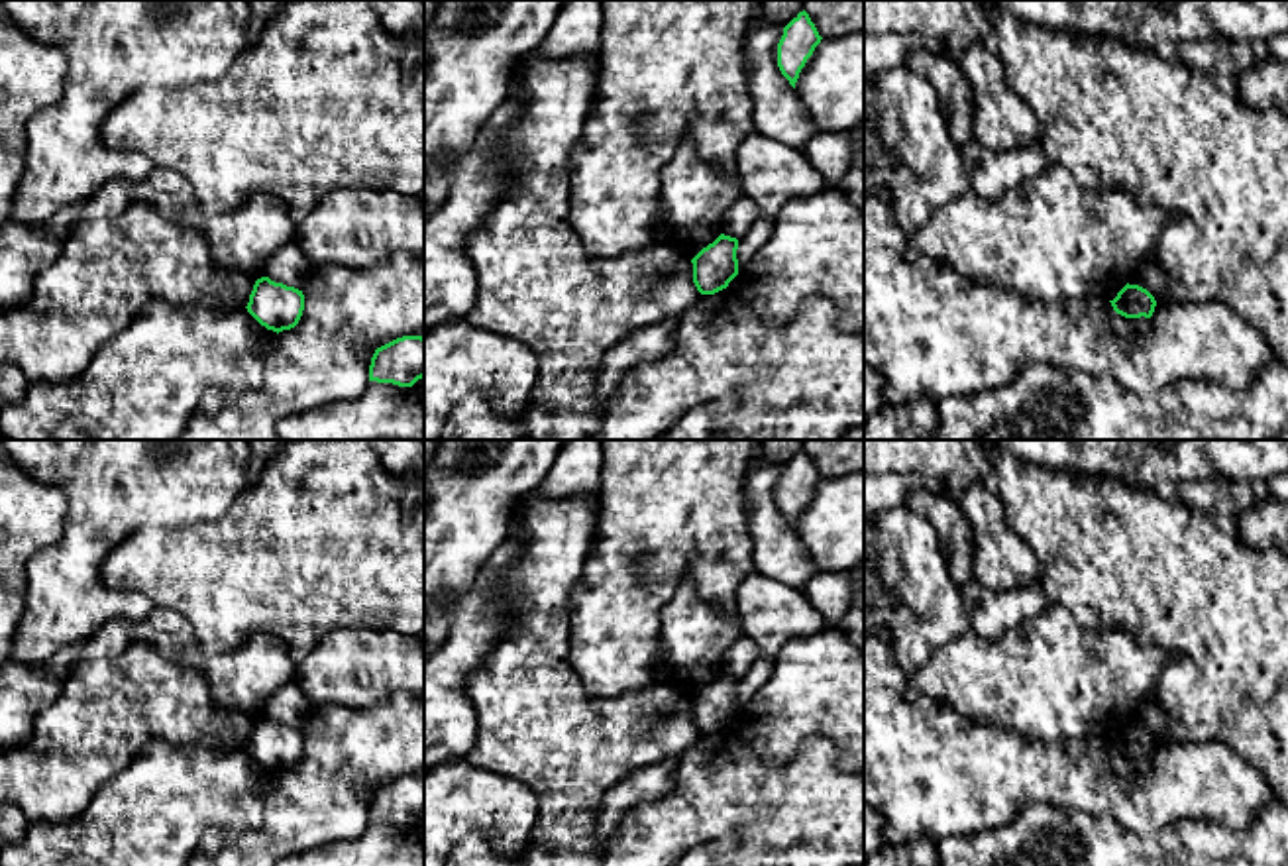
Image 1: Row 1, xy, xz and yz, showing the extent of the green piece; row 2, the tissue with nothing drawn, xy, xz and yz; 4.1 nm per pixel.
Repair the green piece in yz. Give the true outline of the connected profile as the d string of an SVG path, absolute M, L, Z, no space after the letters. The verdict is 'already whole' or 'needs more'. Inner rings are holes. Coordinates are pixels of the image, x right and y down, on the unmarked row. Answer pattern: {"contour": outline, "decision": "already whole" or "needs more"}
{"contour": "M1129 723L1109 742L1125 758L1151 758L1156 746L1154 736L1147 729Z", "decision": "already whole"}

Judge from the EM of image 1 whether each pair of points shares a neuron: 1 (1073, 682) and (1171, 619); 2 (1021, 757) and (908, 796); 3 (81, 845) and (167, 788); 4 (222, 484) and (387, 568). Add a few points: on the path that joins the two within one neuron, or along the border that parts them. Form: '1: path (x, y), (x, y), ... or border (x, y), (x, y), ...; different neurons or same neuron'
1: border (1092, 629), (1126, 631), (1169, 650); different neurons
2: path (994, 772), (945, 776), (935, 786); same neuron
3: path (103, 845), (110, 845), (146, 810); same neuron
4: border (248, 482), (220, 517), (203, 519); different neurons

